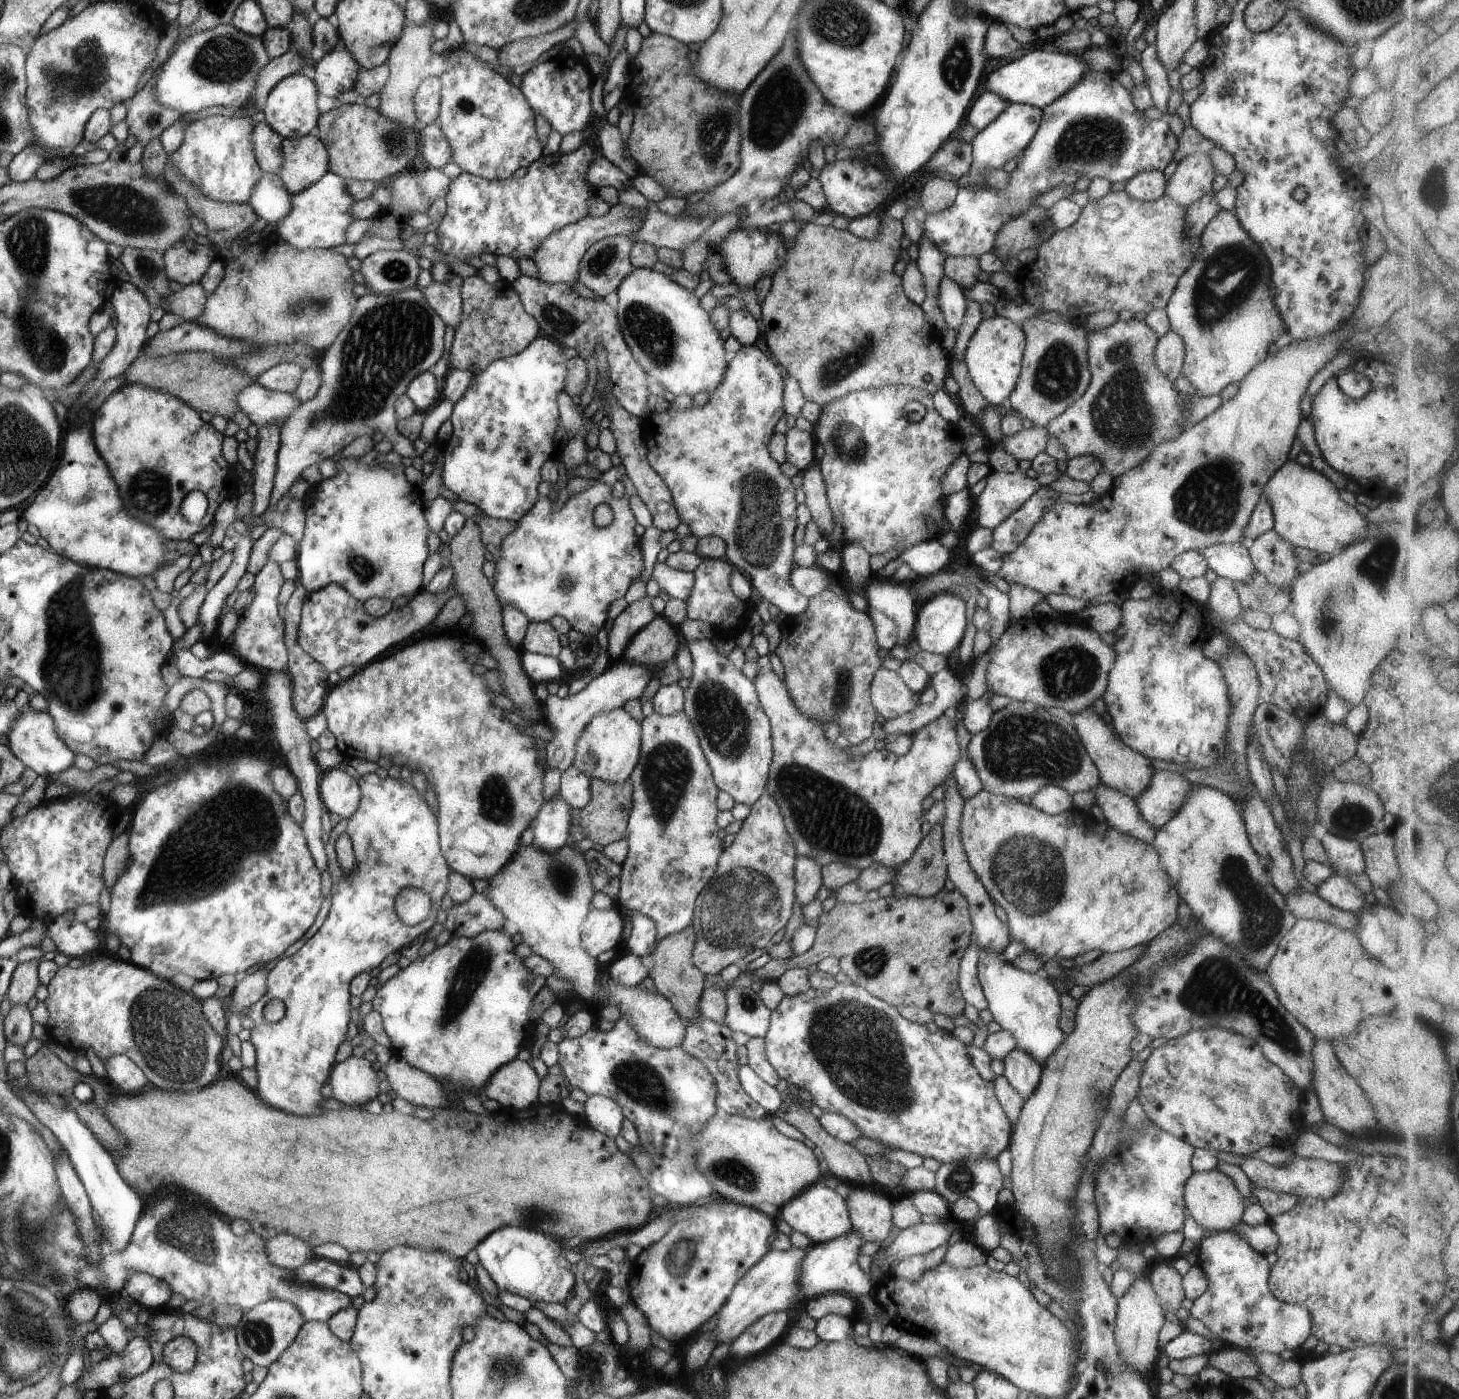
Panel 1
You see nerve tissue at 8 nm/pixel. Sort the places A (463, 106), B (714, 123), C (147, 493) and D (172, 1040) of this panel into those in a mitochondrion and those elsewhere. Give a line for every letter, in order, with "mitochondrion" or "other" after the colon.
A: mitochondrion
B: mitochondrion
C: mitochondrion
D: mitochondrion

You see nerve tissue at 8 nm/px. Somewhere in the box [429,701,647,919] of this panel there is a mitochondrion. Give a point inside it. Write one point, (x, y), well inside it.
(496, 804)

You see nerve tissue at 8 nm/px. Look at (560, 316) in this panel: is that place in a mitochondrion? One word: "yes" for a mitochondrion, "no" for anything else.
yes

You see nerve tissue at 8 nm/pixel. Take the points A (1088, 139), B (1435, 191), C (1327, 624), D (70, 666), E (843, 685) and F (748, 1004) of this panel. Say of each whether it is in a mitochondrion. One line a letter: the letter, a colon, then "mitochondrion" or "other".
A: mitochondrion
B: mitochondrion
C: mitochondrion
D: mitochondrion
E: mitochondrion
F: mitochondrion

